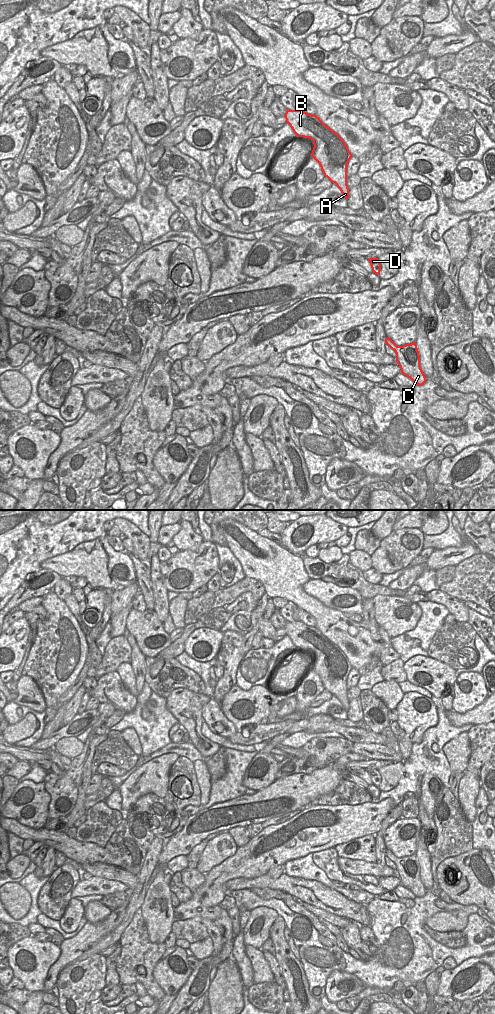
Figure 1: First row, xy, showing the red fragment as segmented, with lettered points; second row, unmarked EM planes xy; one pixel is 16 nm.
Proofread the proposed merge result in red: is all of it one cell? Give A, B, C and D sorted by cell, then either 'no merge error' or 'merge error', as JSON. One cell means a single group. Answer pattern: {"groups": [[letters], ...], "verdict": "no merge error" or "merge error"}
{"groups": [["A", "B", "C", "D"]], "verdict": "no merge error"}

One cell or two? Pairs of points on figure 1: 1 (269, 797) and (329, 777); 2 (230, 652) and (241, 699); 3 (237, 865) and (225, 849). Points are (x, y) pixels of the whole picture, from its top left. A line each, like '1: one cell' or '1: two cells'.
1: one cell
2: two cells
3: two cells

